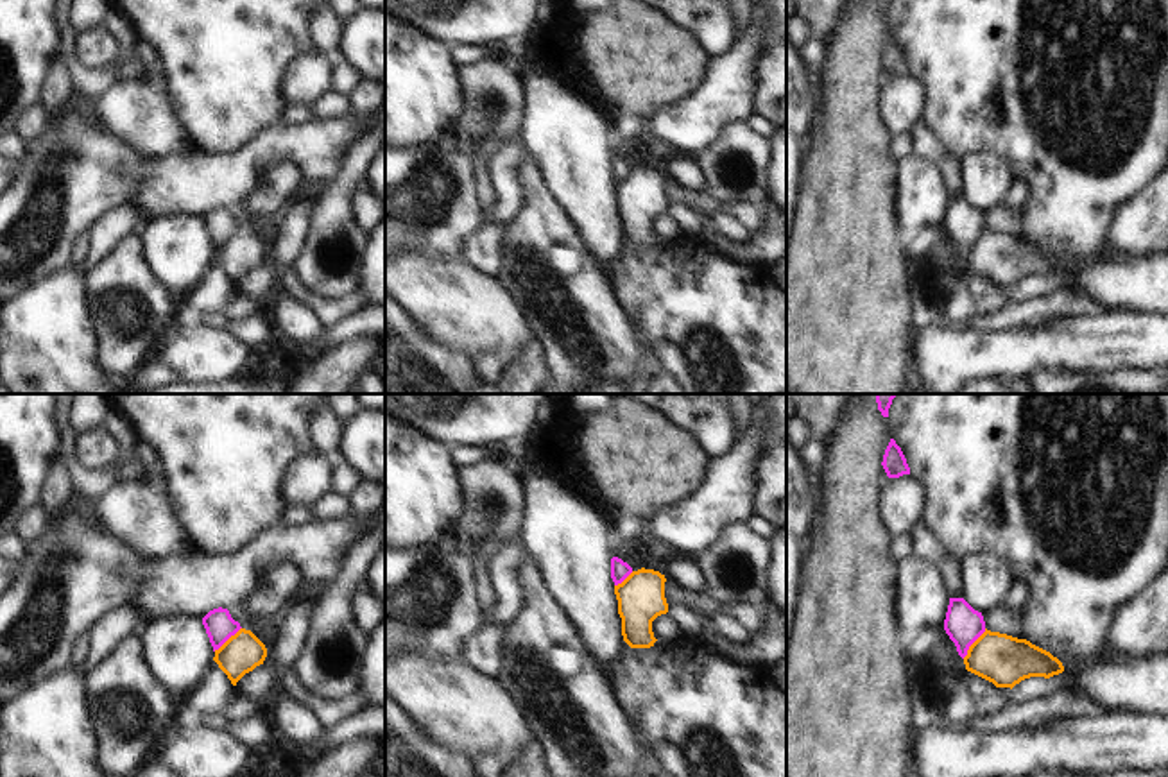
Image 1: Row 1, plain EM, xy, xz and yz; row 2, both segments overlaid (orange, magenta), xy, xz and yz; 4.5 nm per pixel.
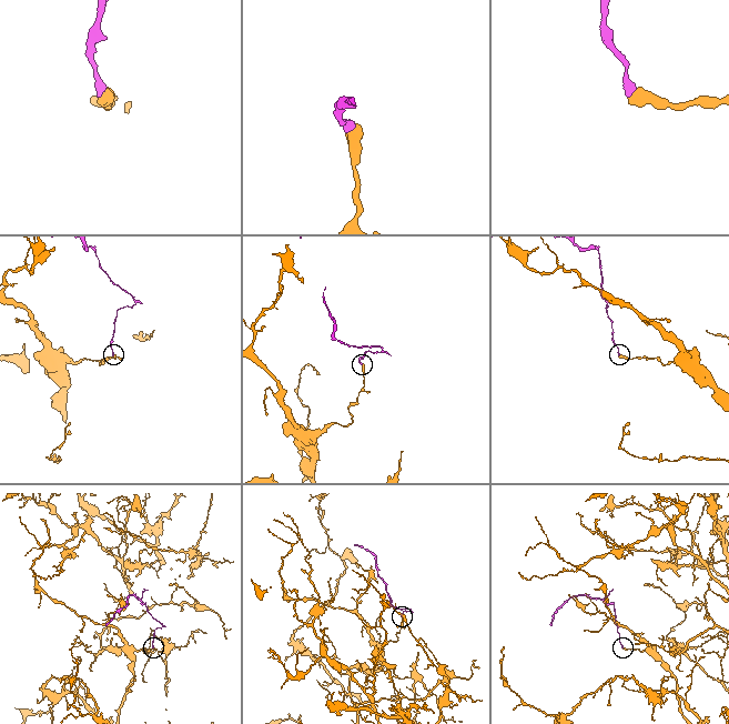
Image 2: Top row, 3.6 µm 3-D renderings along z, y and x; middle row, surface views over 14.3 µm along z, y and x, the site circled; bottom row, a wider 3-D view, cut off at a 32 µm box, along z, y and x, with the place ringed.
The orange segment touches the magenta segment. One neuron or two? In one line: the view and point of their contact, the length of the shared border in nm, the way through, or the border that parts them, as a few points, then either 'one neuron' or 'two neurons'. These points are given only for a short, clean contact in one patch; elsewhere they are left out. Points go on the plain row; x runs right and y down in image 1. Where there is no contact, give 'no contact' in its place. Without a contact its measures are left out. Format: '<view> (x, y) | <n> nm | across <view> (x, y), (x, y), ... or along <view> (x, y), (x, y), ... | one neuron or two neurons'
yz (973, 242) | 170 nm | along yz (986, 228), (962, 256) | two neurons

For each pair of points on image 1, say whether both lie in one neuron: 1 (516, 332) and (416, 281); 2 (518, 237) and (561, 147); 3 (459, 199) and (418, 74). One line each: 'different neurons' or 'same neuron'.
1: same neuron
2: different neurons
3: different neurons

